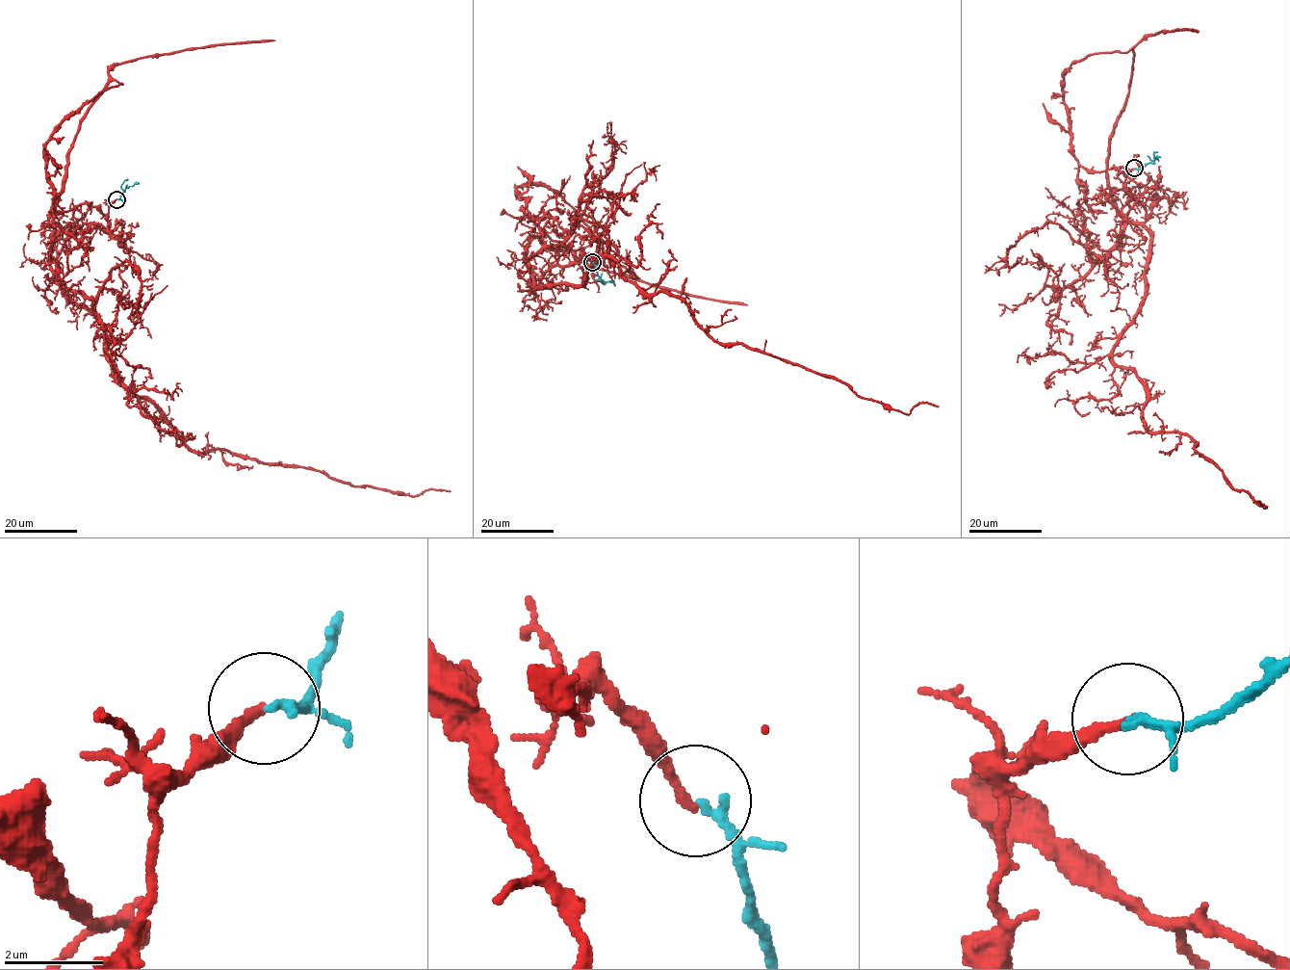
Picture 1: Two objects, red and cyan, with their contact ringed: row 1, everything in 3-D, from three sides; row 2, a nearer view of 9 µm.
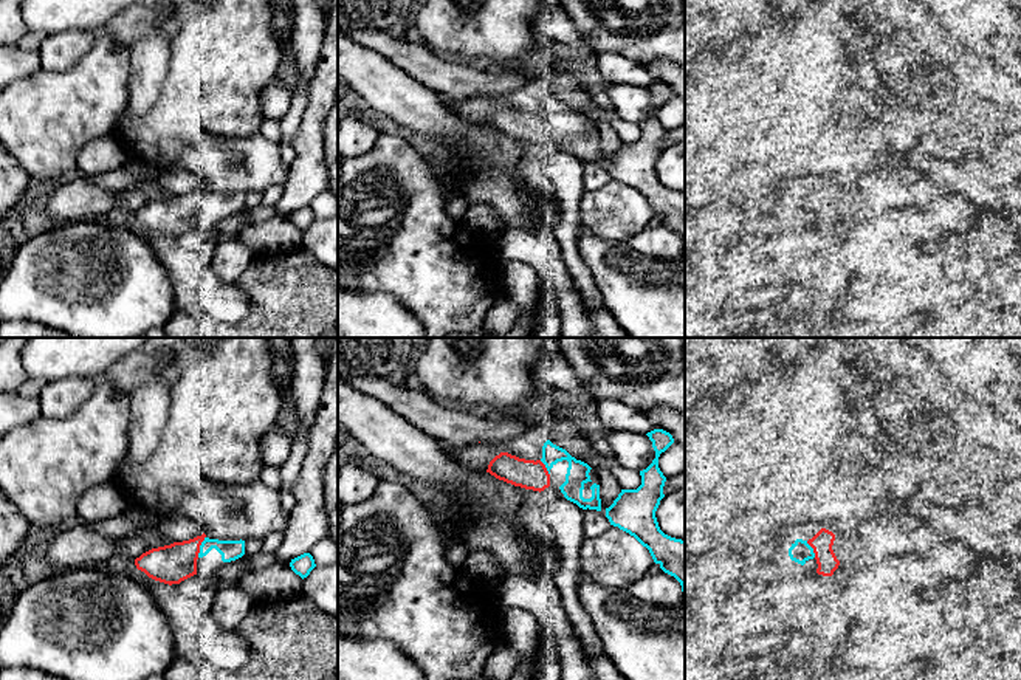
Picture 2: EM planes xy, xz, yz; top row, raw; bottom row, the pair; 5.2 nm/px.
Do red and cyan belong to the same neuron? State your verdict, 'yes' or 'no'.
yes

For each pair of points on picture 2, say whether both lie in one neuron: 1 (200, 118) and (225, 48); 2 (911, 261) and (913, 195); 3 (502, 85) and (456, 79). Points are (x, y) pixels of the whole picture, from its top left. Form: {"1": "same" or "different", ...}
{"1": "same", "2": "different", "3": "same"}

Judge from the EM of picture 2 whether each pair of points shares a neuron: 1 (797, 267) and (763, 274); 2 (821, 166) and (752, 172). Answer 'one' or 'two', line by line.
1: two
2: two

